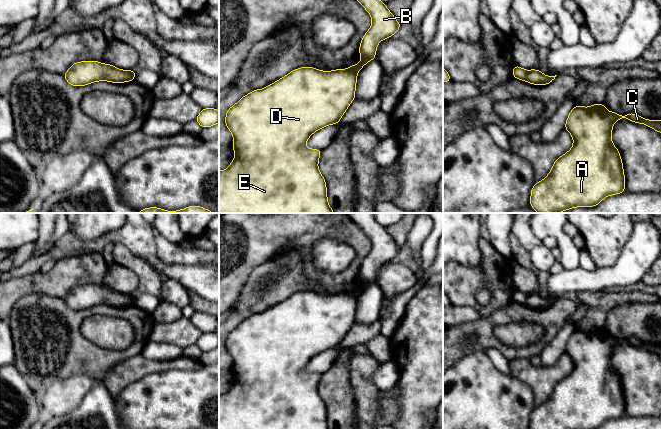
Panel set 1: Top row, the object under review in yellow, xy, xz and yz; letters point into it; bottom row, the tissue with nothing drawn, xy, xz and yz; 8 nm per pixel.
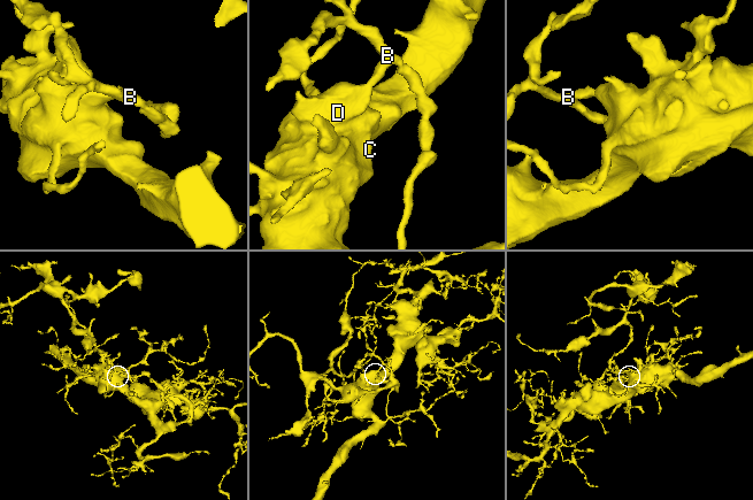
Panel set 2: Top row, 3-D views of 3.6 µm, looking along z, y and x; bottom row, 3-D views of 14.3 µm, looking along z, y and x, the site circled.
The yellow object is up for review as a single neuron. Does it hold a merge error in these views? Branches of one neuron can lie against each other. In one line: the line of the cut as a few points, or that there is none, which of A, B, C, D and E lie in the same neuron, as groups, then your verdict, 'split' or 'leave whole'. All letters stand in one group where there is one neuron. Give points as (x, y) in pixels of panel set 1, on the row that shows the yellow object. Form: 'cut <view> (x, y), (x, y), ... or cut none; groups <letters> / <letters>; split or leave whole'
cut xy (127, 71), (131, 80); groups A C D E / B; split

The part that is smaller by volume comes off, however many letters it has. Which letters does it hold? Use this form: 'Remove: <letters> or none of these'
Remove: B

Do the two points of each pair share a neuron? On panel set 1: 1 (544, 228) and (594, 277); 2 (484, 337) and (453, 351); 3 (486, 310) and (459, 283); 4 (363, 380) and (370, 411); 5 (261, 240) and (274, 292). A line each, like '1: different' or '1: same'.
1: different
2: same
3: same
4: same
5: different

